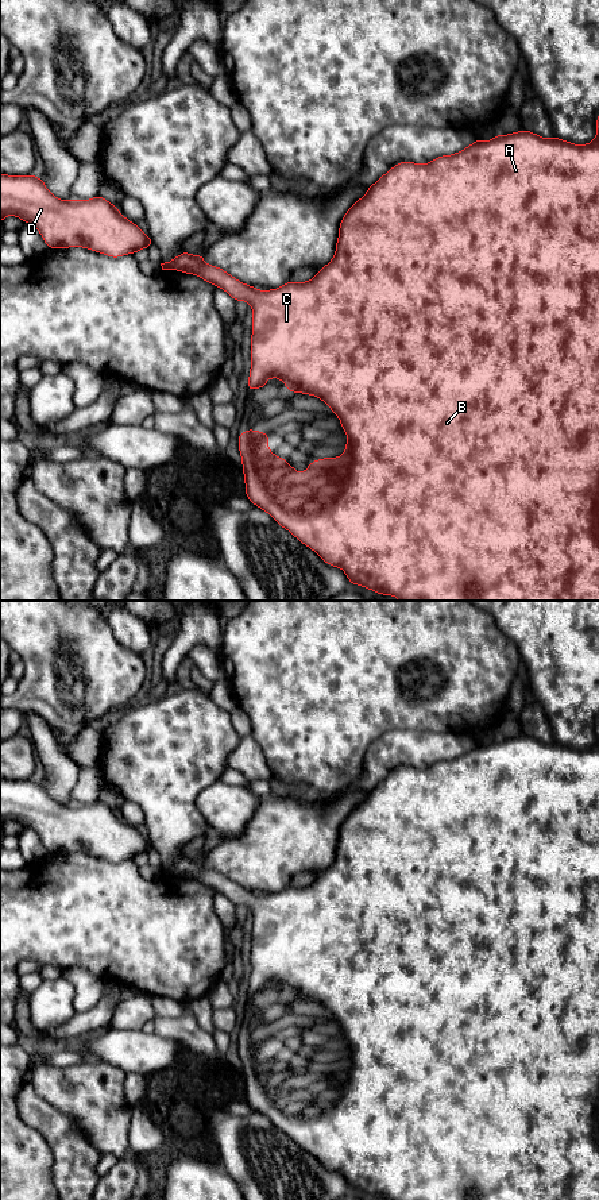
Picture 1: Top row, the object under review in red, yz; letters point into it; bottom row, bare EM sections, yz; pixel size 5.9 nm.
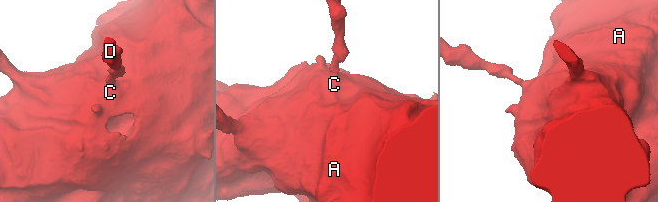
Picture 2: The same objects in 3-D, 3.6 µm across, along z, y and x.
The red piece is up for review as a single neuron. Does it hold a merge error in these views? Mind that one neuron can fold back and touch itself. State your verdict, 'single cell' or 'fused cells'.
single cell

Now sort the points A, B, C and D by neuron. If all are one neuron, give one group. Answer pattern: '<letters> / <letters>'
A B C D

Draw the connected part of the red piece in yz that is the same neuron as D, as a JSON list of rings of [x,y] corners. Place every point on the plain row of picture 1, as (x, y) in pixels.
[[[0,778],[0,827],[8,819],[35,830],[47,853],[82,852],[120,863],[136,858],[140,853],[148,854],[152,848],[151,841],[125,823],[116,810],[100,799],[90,804],[67,803],[62,806],[49,796],[40,782],[31,779],[8,780]]]

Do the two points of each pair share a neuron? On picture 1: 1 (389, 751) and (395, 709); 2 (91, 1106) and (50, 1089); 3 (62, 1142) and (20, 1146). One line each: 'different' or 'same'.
1: different
2: same
3: different

